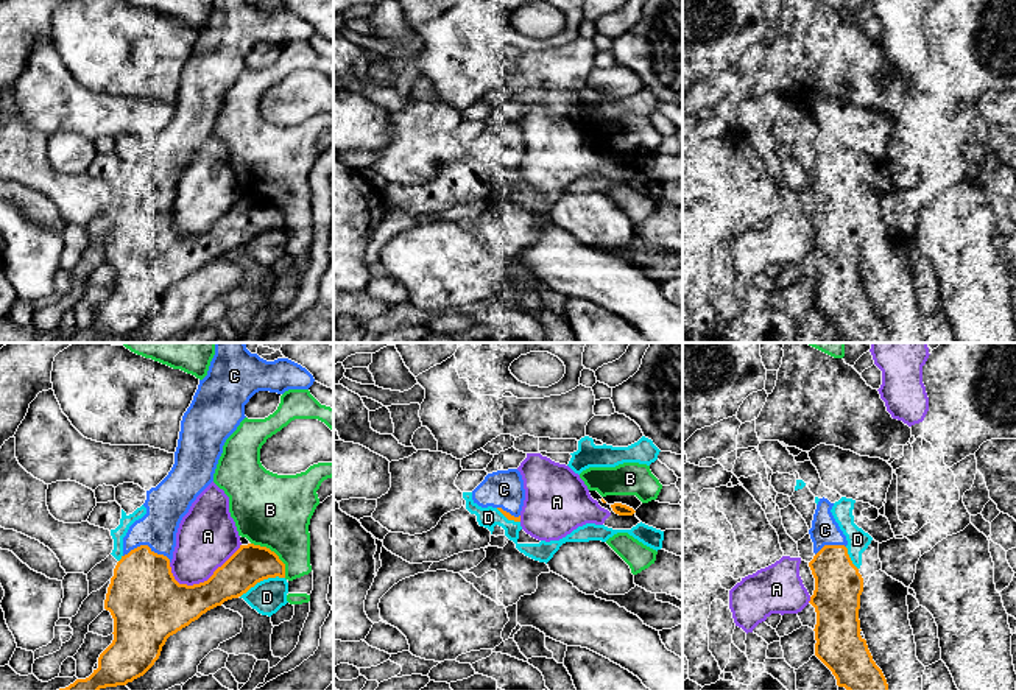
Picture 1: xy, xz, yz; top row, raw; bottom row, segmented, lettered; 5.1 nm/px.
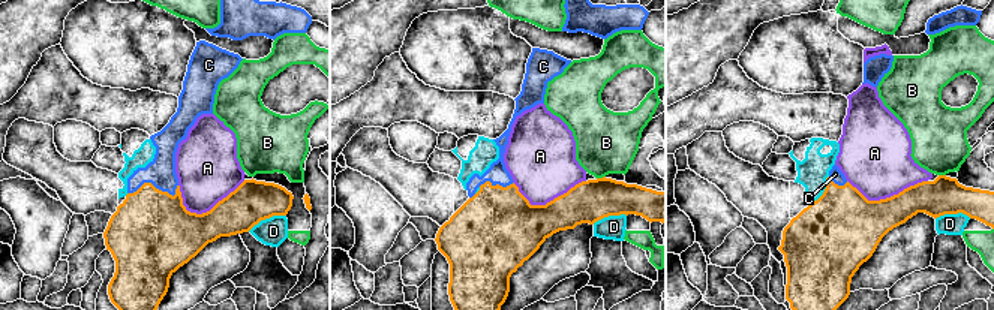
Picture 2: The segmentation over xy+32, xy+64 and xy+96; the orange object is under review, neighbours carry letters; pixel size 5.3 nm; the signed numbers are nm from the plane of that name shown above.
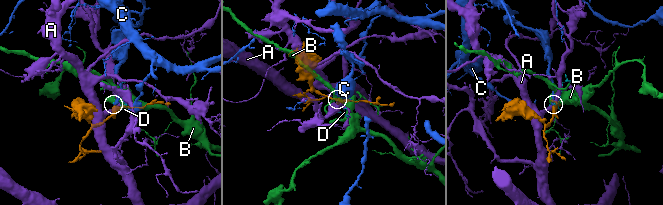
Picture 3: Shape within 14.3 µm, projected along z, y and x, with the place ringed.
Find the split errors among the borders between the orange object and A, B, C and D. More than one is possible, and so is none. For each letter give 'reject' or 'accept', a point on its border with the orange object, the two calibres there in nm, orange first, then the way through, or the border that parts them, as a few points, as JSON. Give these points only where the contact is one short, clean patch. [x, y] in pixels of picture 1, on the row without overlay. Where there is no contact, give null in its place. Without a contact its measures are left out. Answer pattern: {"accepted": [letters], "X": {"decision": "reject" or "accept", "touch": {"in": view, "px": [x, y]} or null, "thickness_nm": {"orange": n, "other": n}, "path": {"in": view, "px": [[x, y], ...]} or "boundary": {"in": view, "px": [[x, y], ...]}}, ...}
{"accepted": ["C"], "A": {"decision": "reject", "touch": {"in": "xy", "px": [204, 232]}, "thickness_nm": {"orange": 280, "other": 300}}, "B": {"decision": "reject", "touch": {"in": "xy", "px": [275, 204]}, "thickness_nm": {"orange": 200, "other": 380}, "boundary": {"in": "xy", "px": [[251, 193], [268, 198], [284, 215], [285, 228]]}}, "C": {"decision": "accept", "touch": {"in": "xy", "px": [147, 197]}, "thickness_nm": {"orange": 360, "other": 220}}, "D": {"decision": "reject", "touch": {"in": "xy", "px": [262, 231]}, "thickness_nm": {"orange": 200, "other": 180}}}

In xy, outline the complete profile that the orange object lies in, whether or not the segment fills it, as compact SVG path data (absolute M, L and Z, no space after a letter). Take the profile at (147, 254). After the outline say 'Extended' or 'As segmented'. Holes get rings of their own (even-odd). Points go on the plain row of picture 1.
M215 0L207 26L199 31L193 51L181 72L175 115L168 126L146 142L146 165L136 171L123 188L123 207L114 220L104 260L114 269L114 291L100 305L98 319L86 330L76 330L56 343L98 343L106 338L126 336L143 327L159 310L167 290L207 262L238 249L257 234L285 229L285 215L266 198L248 195L240 199L213 226L199 235L179 235L170 213L176 198L176 184L182 168L196 148L213 132L226 90L245 67L245 56L259 42L284 45L288 40L309 40L313 26L301 16L277 9L266 12L248 0Z. Extended

